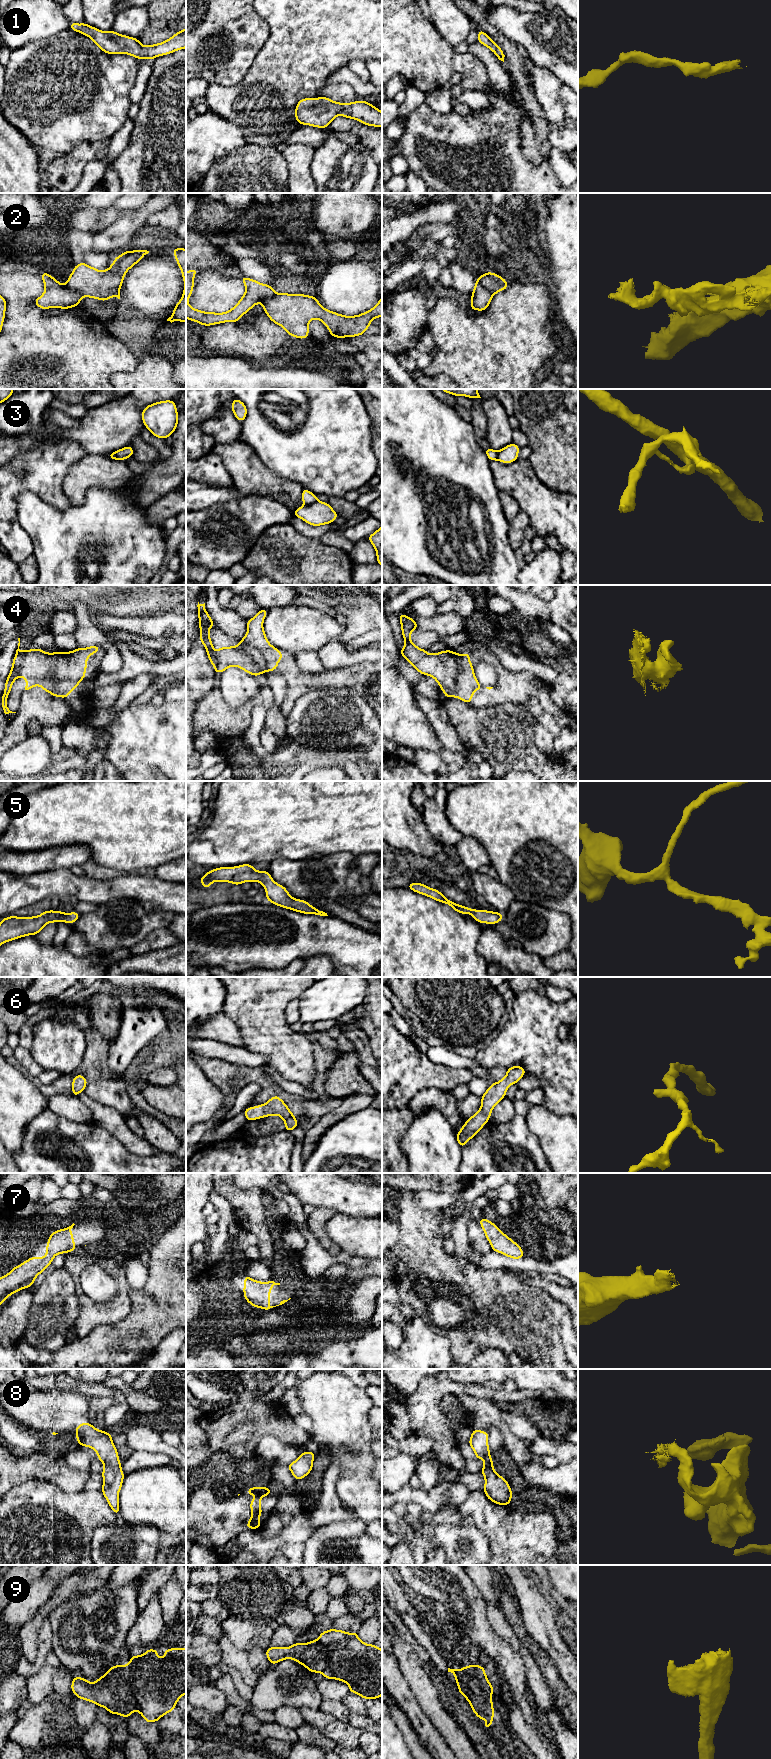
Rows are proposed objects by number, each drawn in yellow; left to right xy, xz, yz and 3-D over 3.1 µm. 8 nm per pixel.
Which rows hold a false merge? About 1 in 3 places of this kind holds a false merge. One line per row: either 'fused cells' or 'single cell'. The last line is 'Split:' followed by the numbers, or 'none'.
1: single cell
2: fused cells
3: fused cells
4: single cell
5: single cell
6: single cell
7: single cell
8: single cell
9: fused cells
Split: 2, 3, 9

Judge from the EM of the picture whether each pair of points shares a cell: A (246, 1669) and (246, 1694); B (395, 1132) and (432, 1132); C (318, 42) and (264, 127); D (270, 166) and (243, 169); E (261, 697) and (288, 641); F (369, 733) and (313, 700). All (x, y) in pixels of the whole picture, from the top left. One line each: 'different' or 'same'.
A: different
B: different
C: same
D: same
E: different
F: same

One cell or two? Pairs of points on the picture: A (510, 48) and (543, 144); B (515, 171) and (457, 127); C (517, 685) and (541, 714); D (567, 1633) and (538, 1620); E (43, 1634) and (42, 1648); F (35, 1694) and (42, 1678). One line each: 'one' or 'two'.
A: one
B: one
C: two
D: two
E: one
F: one

